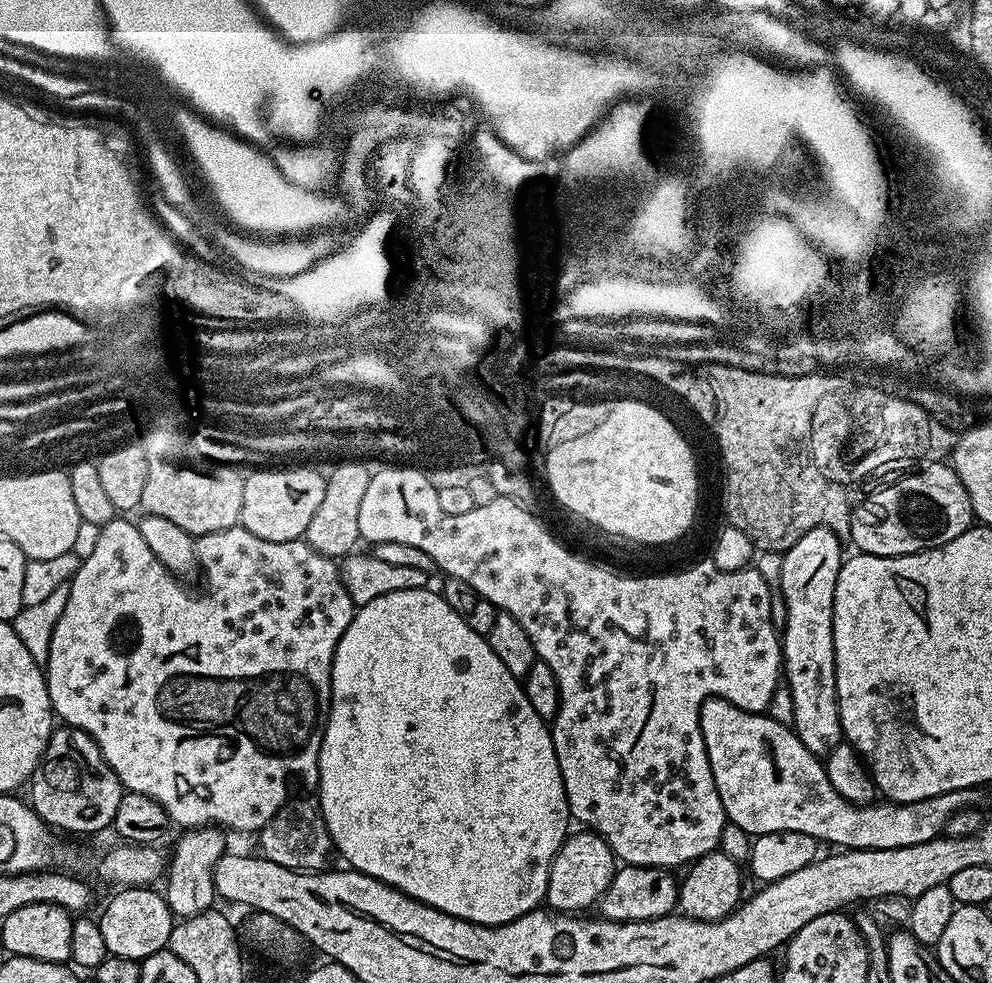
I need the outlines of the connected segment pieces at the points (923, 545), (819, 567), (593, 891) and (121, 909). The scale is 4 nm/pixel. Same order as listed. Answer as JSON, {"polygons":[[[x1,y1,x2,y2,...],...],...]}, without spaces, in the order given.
{"polygons":[[[925,463,921,472,912,472,909,476,902,477,897,484,892,484,881,492,870,493,857,508,855,505,851,509,848,536,857,544,860,552,871,556,909,556,915,552,924,552,927,548,940,548,946,542,958,538,958,534,973,527,972,503,966,494,966,486,962,486,951,463,932,463,936,464]],[[815,528,782,555,782,570,778,581,778,596,784,599,784,624,782,620,782,676,792,699,791,727,796,736,815,756,823,757,834,746,842,743,844,731,840,725,840,711,836,697,836,659,834,658,834,586,838,582,841,537,829,528]],[[580,830,580,833,569,835,560,847,558,854,552,859,550,878,547,880,547,894,545,896,547,905,553,910,562,914,574,914,582,912,582,909,599,901,602,893,609,888,612,876,616,869,616,859,612,848,595,832]],[[152,886,120,888,113,892,116,893,109,898,104,913,98,916,108,954,142,961,150,954,165,951,172,933,174,917,163,895]]]}

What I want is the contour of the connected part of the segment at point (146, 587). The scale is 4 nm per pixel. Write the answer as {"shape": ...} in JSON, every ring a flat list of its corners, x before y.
{"shape":[[117,518,110,521,109,524,103,525,99,529,100,532,96,536,96,541,92,544,92,549,80,561,80,569,72,575,68,584,70,590,70,598,66,598,66,610,62,610,62,618,58,618,58,626,54,626,54,634,50,638,50,650,48,651,48,663,46,665,46,679,48,681,48,693,50,694,50,702,52,703,52,711,57,717,60,716,65,725,70,728,77,728,86,734,90,734,90,738,94,738,94,742,102,750,102,754,106,758,106,762,114,770,114,774,118,774,120,783,125,789,138,794,146,794,146,798,154,798,154,802,158,802,166,810,169,821,173,825,181,824,181,829,190,828,207,828,209,826,219,826,221,829,229,830,233,828,236,832,253,832,259,833,270,821,275,818,286,804,289,803,288,783,291,782,292,776,301,776,306,783,312,786,319,785,320,771,318,770,318,758,320,757,320,747,322,746,322,738,326,730,326,722,328,721,328,711,332,705,332,663,334,662,334,650,338,646,338,642,342,638,342,634,346,634,346,626,350,626,354,605,350,594,346,594,346,586,340,577,340,569,337,561,330,559,328,556,318,554,318,550,311,548,308,543,303,540,291,540,290,542,266,542,266,538,258,538,258,534,254,534,250,530,246,530,243,526,227,528,226,530,214,530,210,534,199,537,198,540,198,568,202,573,204,571,204,593,201,596,195,596,192,592,187,592,183,588,181,581,174,575,165,564,160,561,154,554,154,550,150,550,150,546,146,546,146,538,142,538,139,527,135,523,132,524,128,518]]}

